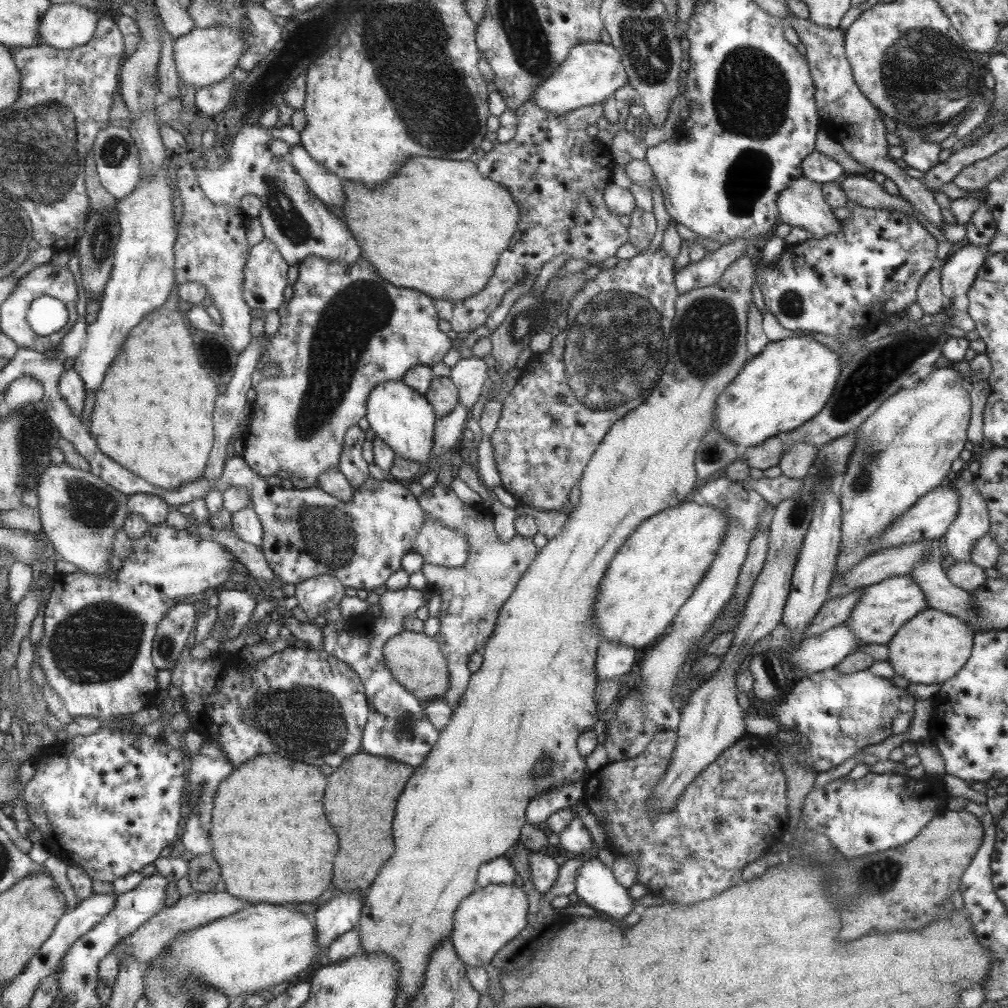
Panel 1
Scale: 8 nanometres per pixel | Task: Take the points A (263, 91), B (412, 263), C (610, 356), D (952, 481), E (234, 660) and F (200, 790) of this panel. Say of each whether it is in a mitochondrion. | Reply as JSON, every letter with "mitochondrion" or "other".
{"A":"other","B":"other","C":"mitochondrion","D":"other","E":"other","F":"mitochondrion"}

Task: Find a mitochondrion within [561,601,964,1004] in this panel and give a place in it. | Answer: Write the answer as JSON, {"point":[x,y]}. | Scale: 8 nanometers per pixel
{"point":[875,877]}

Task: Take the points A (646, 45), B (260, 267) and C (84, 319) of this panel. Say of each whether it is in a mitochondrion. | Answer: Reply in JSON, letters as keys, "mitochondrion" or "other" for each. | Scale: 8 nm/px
{"A":"mitochondrion","B":"other","C":"other"}

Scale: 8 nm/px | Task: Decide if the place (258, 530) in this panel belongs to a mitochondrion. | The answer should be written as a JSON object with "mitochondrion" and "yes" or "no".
{"mitochondrion":"no"}

